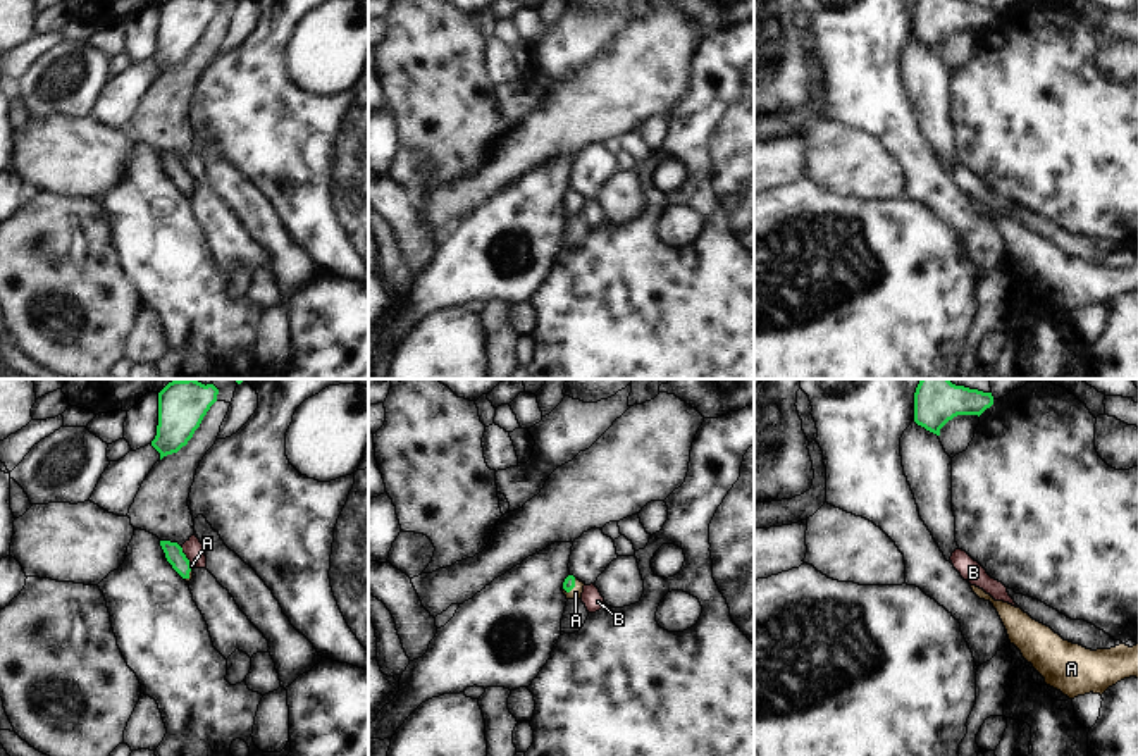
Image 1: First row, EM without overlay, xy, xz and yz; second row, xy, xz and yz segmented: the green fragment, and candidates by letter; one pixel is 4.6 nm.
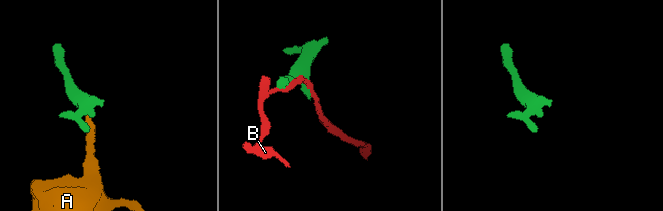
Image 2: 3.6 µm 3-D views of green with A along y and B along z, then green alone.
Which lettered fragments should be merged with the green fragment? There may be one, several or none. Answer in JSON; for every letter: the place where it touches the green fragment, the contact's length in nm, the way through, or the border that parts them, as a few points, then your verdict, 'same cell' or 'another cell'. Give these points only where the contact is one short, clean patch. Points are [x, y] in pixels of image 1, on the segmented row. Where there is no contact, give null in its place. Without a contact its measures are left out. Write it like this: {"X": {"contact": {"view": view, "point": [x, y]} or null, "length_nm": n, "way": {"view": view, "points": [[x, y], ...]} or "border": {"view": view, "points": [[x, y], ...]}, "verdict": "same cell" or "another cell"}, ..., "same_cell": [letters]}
{"A": {"contact": {"view": "xz", "point": [574, 586]}, "length_nm": 80, "way": {"view": "xz", "points": [[568, 584], [574, 586], [575, 593]]}, "verdict": "same cell"}, "B": {"contact": {"view": "xy", "point": [185, 557]}, "length_nm": 90, "verdict": "another cell"}, "same_cell": ["A"]}

